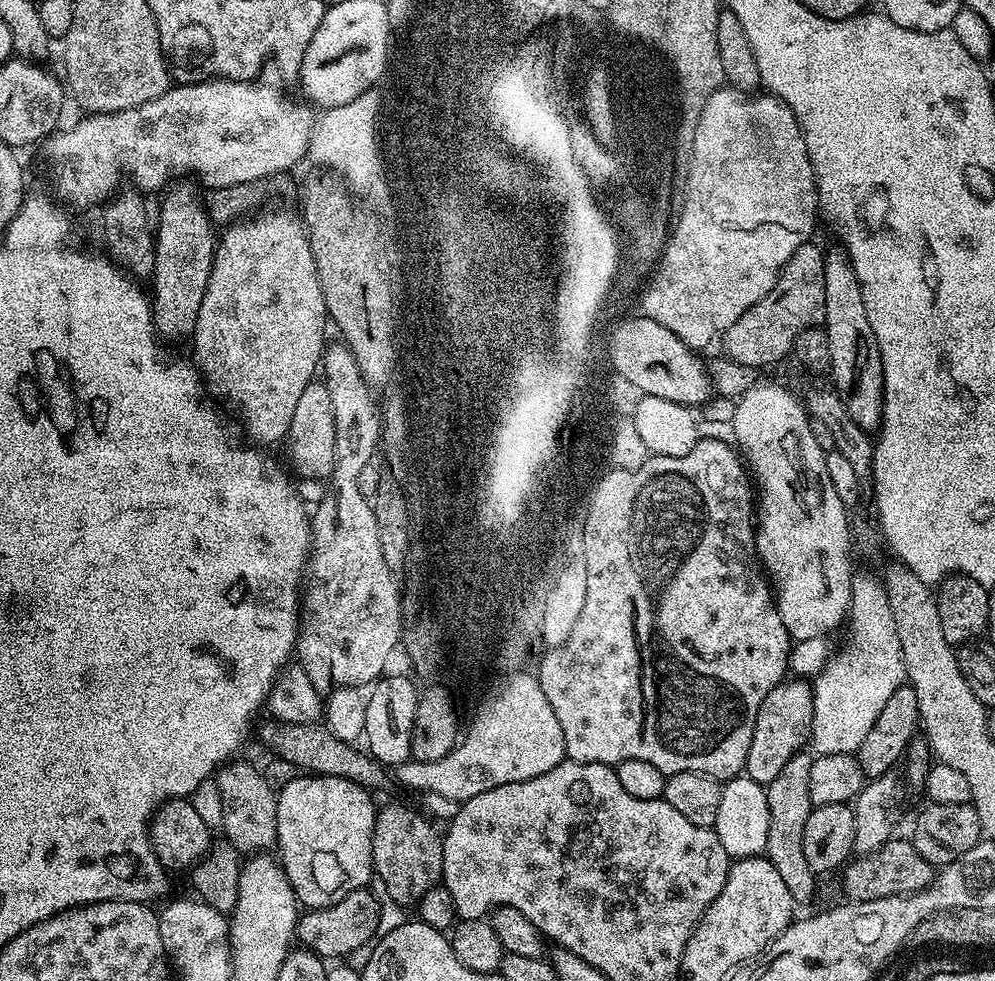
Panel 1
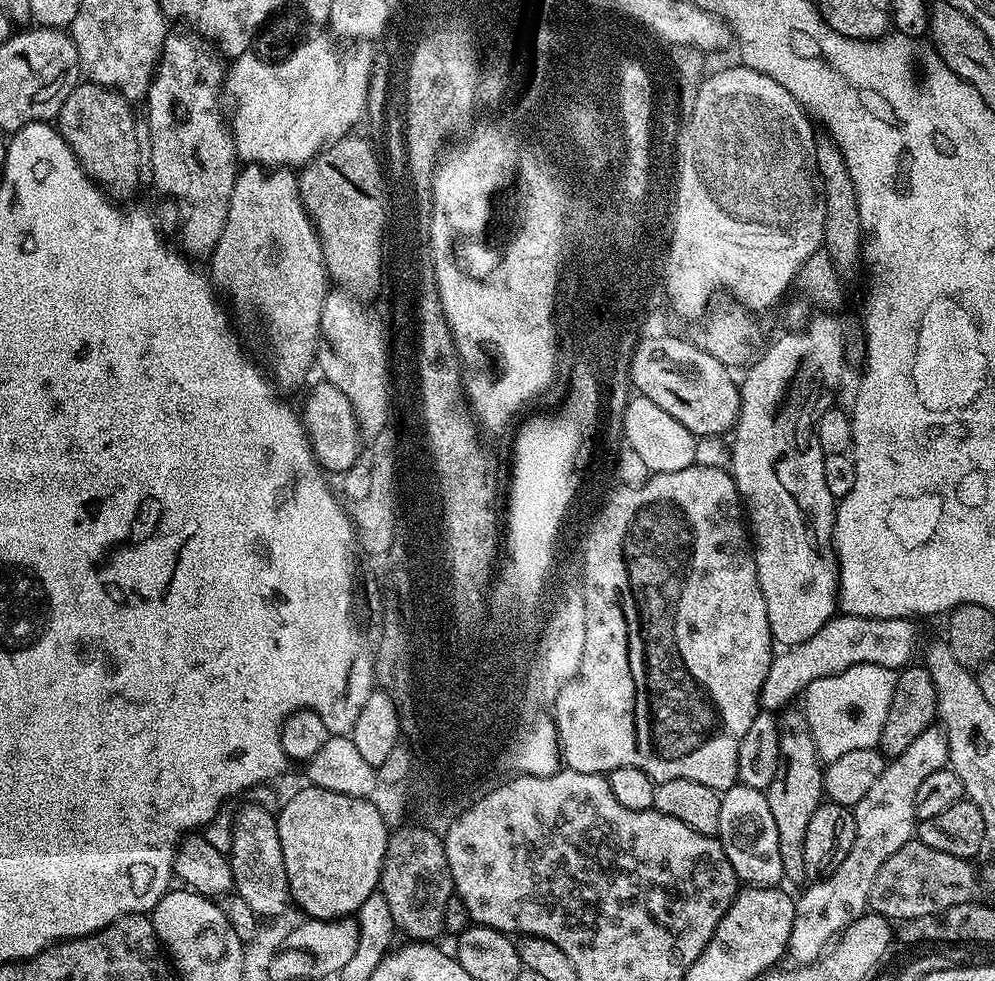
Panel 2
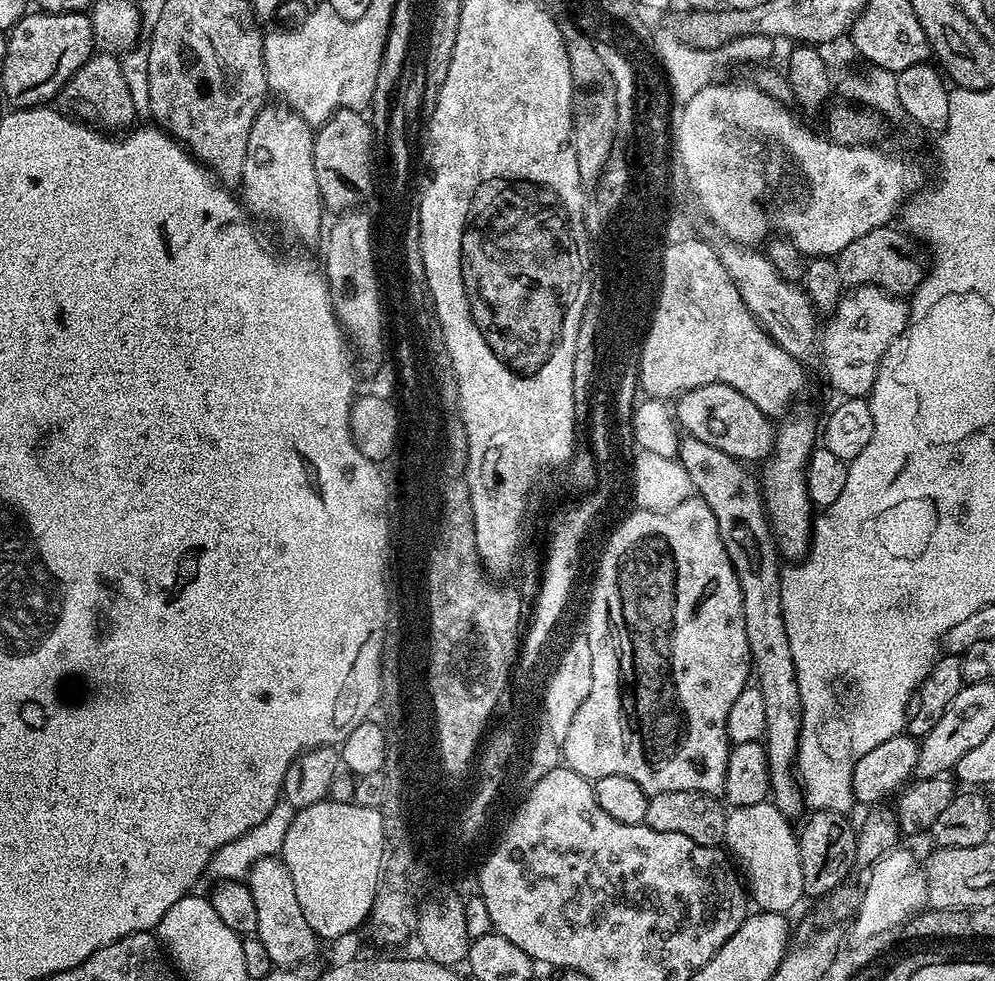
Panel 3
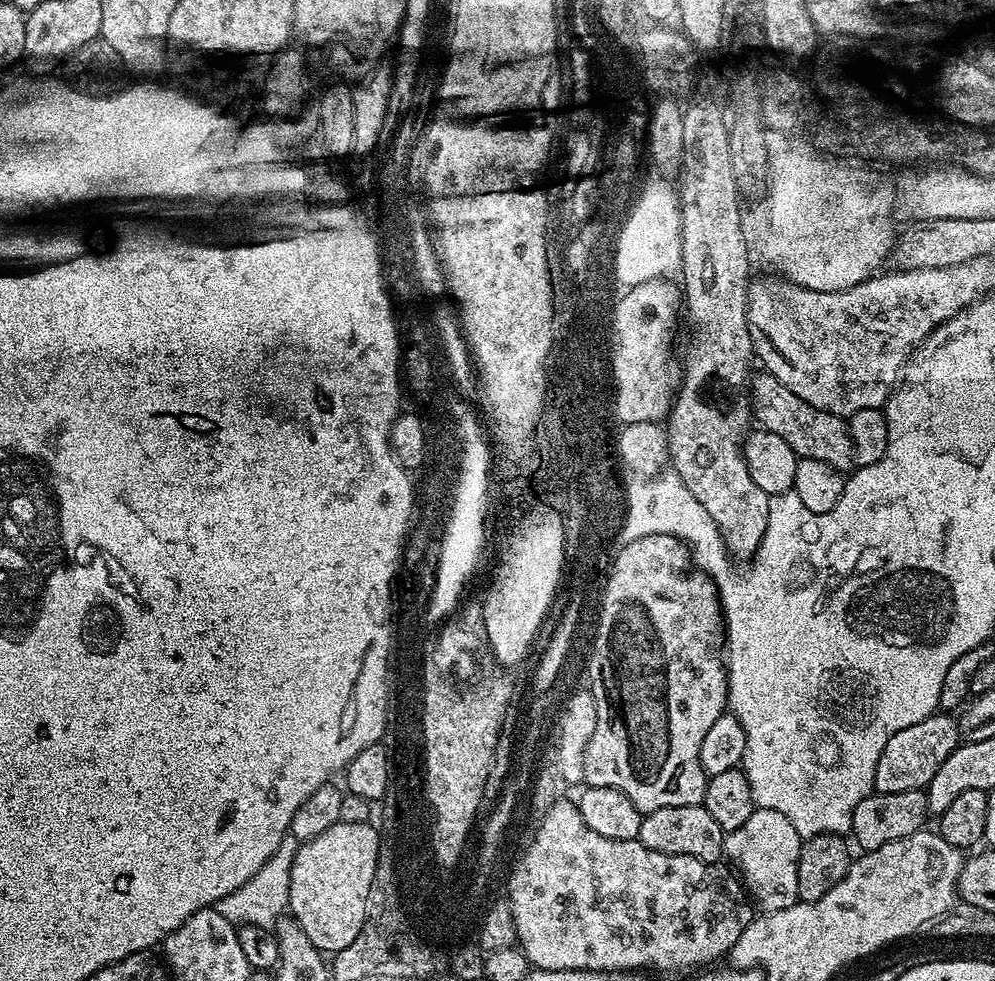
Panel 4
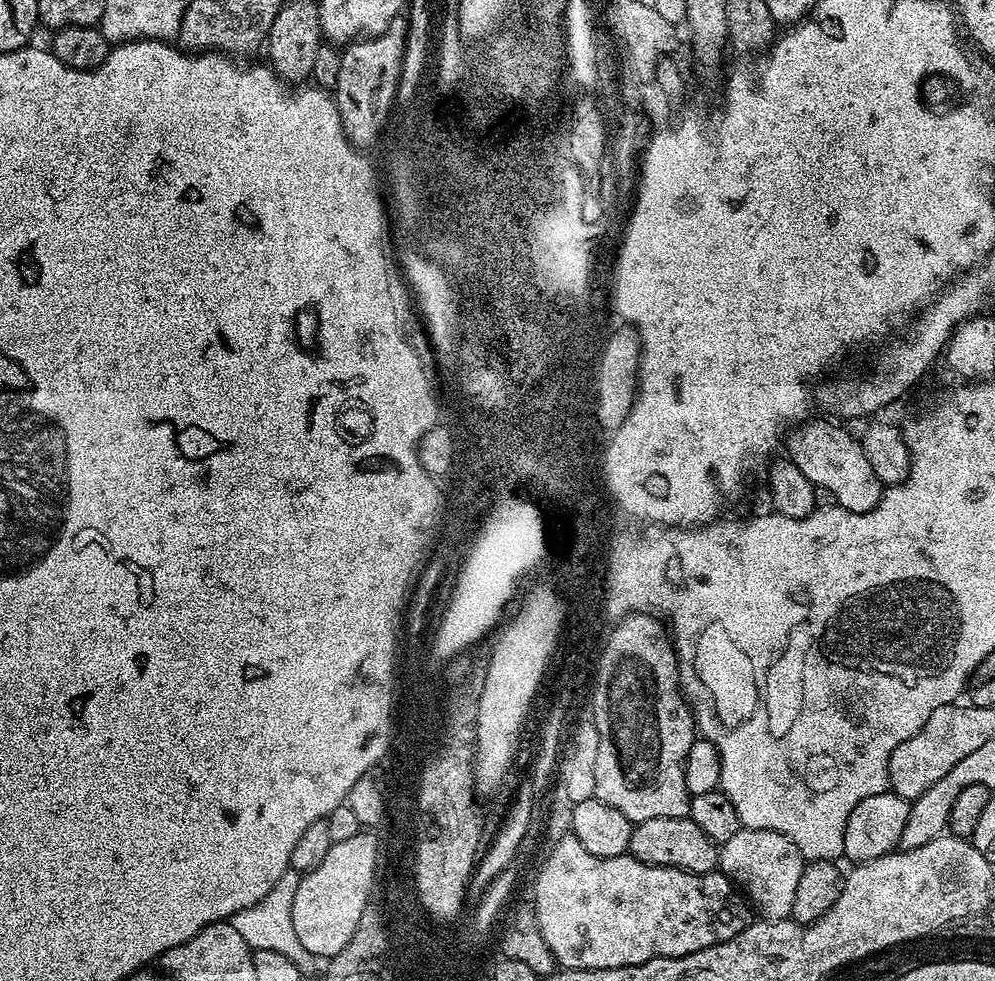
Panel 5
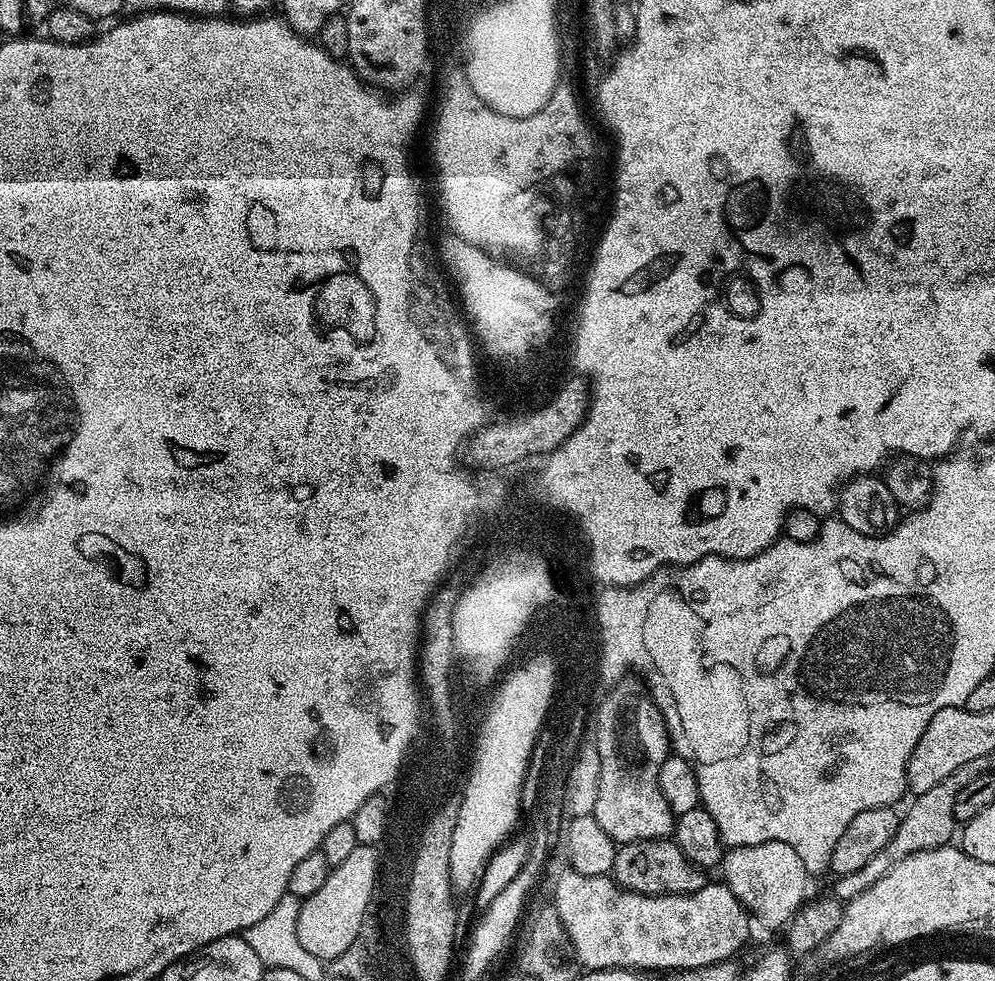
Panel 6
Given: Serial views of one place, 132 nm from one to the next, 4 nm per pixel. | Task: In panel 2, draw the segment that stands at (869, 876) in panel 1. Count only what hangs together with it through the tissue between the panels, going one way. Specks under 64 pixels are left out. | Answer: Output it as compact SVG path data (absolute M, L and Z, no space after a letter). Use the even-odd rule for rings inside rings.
M913 838L882 862L882 870L870 886L869 909L889 922L907 920L913 922L929 916L939 916L959 904L969 903L978 892L978 872L972 860L963 860L954 854L942 854L942 850L930 850L918 838Z

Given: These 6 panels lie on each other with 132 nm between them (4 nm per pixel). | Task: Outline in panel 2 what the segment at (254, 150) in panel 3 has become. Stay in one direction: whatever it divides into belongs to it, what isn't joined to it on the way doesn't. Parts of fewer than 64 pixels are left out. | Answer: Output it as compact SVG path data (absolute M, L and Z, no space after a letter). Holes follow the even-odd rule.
M248 162L237 171L234 194L230 194L226 226L212 251L210 263L213 285L225 297L228 295L238 307L249 308L260 315L268 331L268 344L276 355L275 383L281 389L298 387L318 360L322 302L326 302L330 281L320 240L316 237L316 229L300 197L300 181L291 167L269 168Z

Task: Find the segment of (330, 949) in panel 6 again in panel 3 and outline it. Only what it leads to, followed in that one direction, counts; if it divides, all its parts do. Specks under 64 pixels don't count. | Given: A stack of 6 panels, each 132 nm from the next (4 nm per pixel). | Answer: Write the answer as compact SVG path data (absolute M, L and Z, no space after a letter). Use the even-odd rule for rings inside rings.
M329 798L299 809L286 830L282 851L284 865L290 870L290 878L294 878L294 890L298 894L298 906L302 906L302 915L306 917L306 922L310 922L310 930L314 930L317 937L324 939L325 936L328 940L336 940L354 931L363 920L365 923L369 919L372 903L376 900L380 870L384 867L381 809L358 806L345 800Z

